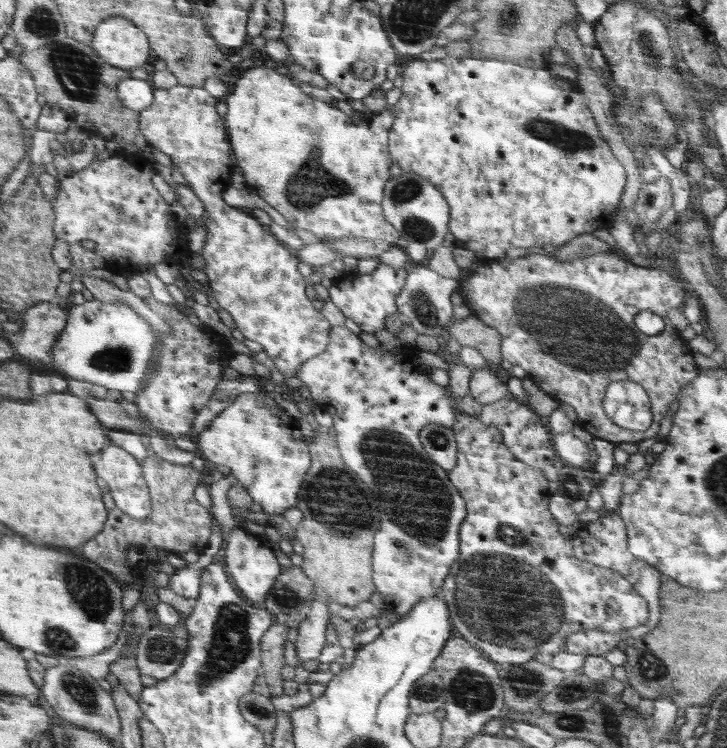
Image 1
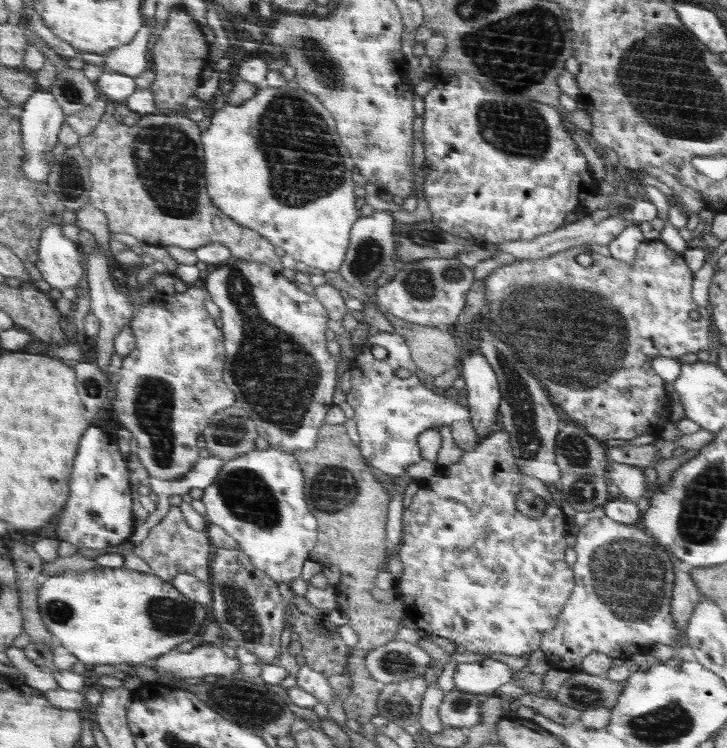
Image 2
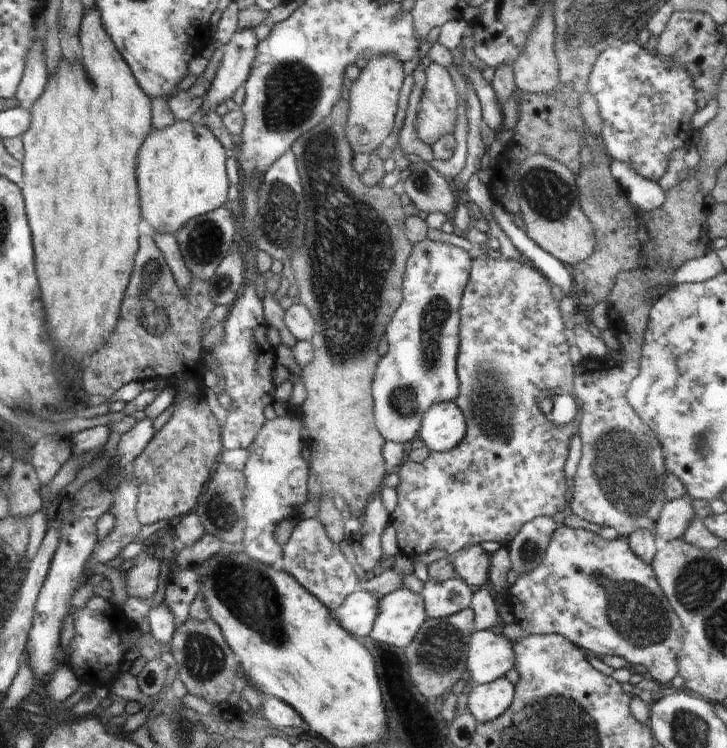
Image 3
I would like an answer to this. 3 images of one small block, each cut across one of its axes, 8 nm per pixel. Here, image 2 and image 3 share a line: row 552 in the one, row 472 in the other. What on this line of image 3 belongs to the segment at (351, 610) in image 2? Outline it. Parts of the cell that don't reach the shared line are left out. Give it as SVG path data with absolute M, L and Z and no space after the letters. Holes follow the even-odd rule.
M340 98L332 113L315 129L308 130L291 149L297 161L307 214L306 232L302 244L292 254L292 268L301 303L315 319L315 333L310 338L314 358L301 368L307 398L300 406L300 418L306 423L309 461L312 462L312 498L299 509L300 518L304 519L318 518L319 502L335 494L342 494L352 515L362 518L372 496L381 494L391 472L383 457L386 439L375 425L372 378L381 360L376 352L378 340L384 336L386 324L395 318L398 306L403 304L403 274L414 252L414 244L404 236L404 214L396 192L380 184L364 186L350 164L352 148L346 136L349 113L348 102Z

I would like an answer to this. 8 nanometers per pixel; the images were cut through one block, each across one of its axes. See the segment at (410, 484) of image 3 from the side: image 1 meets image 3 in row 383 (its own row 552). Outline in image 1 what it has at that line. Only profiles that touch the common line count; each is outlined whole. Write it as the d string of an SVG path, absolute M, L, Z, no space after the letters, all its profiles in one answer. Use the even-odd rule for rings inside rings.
M458 409L455 410L455 414L460 415L459 420L451 427L457 442L457 459L456 465L448 471L448 475L460 496L465 500L467 513L460 525L459 556L455 564L451 566L450 576L443 582L442 589L439 591L439 597L446 600L451 612L451 626L454 628L454 633L464 637L470 644L474 644L480 651L484 651L489 659L500 665L503 663L523 665L524 662L534 660L534 656L538 652L548 652L551 656L559 653L567 644L567 638L574 632L584 632L586 629L602 629L609 633L617 633L644 625L644 622L648 620L648 608L646 608L643 595L635 589L634 584L630 584L624 576L620 576L614 570L582 562L576 558L574 545L568 544L568 538L558 532L558 524L552 518L551 510L548 510L544 504L548 478L543 470L540 470L540 467L532 467L529 463L516 458L514 452L503 442L502 431L499 427L488 426L487 423L480 422L479 419Z

